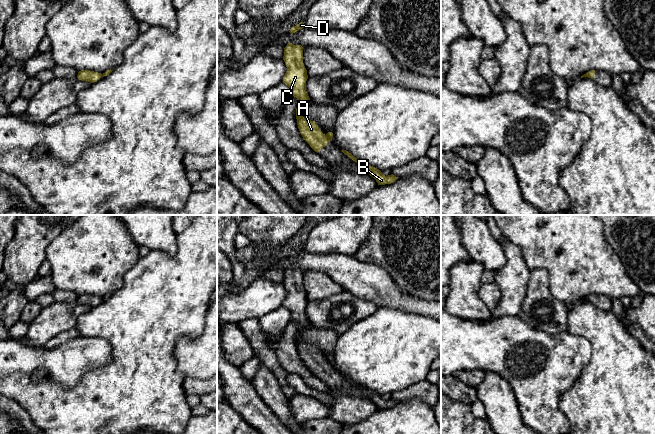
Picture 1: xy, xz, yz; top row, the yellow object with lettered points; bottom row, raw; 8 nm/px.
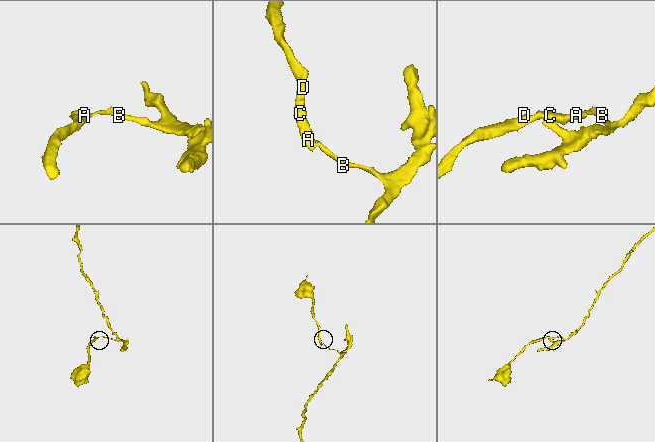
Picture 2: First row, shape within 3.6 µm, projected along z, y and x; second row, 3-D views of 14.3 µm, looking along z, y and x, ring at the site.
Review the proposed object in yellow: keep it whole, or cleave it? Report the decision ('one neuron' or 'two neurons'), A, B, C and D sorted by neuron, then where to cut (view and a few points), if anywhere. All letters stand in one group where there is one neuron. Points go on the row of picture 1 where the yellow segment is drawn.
two neurons; groups A C D / B; cut xz (325, 135), (330, 140)

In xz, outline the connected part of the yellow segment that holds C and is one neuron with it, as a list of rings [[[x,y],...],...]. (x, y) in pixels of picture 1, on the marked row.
[[[288,43],[284,48],[283,60],[287,71],[282,82],[289,87],[290,96],[297,98],[296,119],[303,139],[318,153],[330,140],[315,121],[307,120],[302,116],[302,109],[310,100],[306,91],[308,75],[303,63],[303,49],[301,45],[292,43]]]

